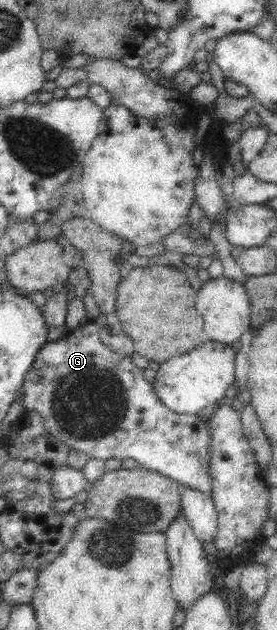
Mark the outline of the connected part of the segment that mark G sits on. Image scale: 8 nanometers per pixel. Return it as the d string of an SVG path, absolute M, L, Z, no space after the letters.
M93 320L70 329L65 338L45 343L31 363L22 388L24 408L39 413L44 419L44 427L70 449L99 460L133 458L139 466L167 476L183 488L201 491L213 499L207 421L200 415L183 416L168 410L157 399L151 383L143 377L143 370L131 361L131 357L121 356L103 344L98 324Z

